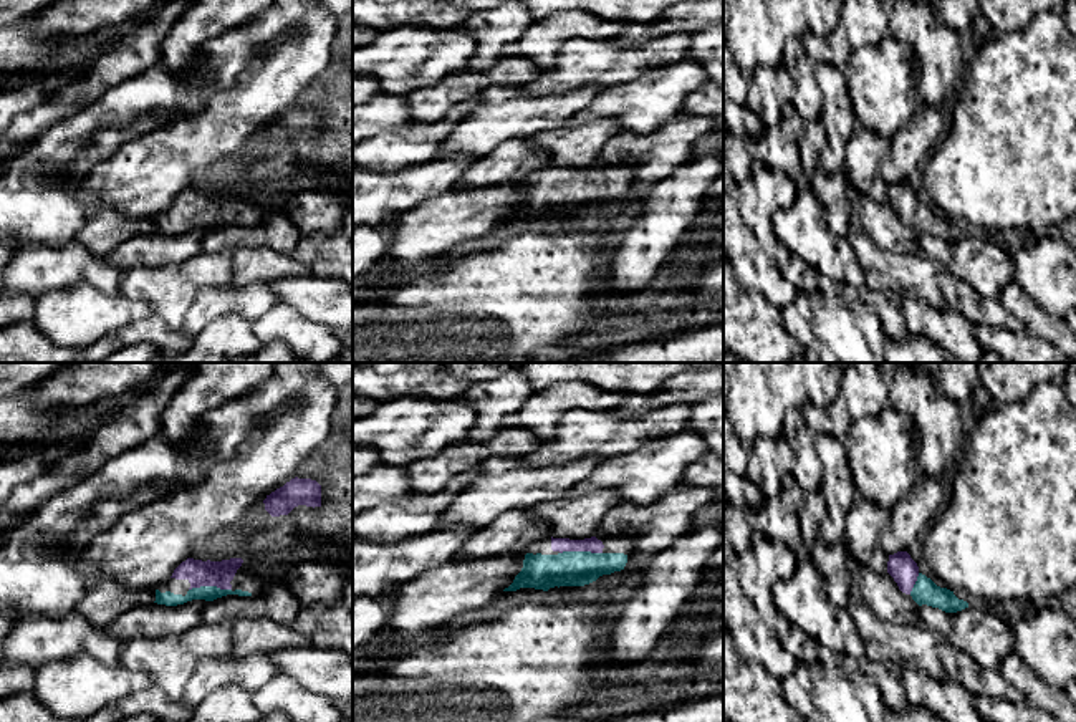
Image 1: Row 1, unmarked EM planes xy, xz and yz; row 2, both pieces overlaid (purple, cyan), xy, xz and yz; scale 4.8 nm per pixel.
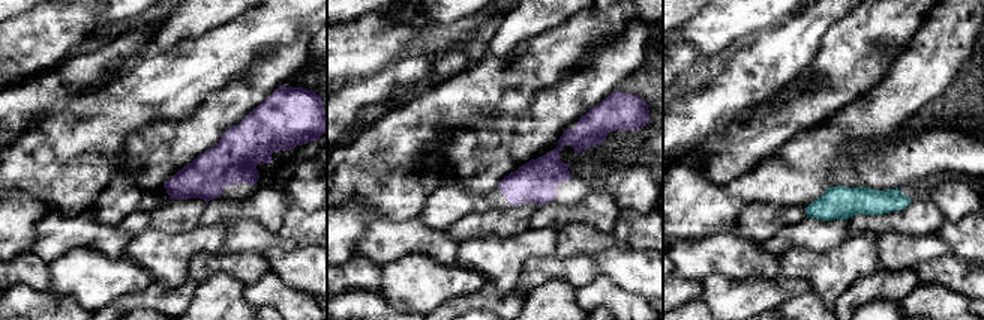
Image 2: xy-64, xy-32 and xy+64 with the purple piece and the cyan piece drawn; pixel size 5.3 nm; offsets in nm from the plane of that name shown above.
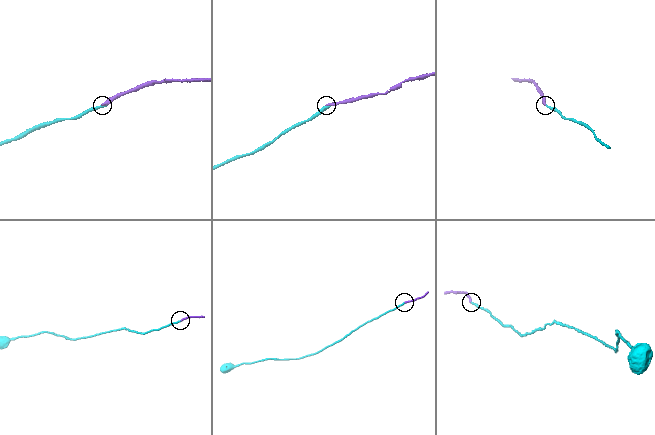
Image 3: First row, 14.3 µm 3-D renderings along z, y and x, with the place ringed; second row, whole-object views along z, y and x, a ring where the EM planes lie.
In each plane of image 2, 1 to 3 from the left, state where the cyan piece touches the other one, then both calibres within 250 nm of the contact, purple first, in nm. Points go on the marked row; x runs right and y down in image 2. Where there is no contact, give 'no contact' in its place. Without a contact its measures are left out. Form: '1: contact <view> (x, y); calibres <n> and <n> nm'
1: no contact
2: no contact
3: no contact

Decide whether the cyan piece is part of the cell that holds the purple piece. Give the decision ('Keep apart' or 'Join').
Join

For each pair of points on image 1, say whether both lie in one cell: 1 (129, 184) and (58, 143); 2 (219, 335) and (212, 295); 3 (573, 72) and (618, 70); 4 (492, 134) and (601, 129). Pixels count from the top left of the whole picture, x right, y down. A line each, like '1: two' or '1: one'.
1: two
2: two
3: one
4: two

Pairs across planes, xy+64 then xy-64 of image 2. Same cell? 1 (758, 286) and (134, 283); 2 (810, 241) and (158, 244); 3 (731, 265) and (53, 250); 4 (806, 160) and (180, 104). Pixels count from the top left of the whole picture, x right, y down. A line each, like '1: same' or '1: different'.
1: same
2: different
3: same
4: different

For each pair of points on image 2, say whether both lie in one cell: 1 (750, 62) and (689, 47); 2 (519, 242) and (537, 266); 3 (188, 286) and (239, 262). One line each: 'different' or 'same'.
1: different
2: different
3: different

